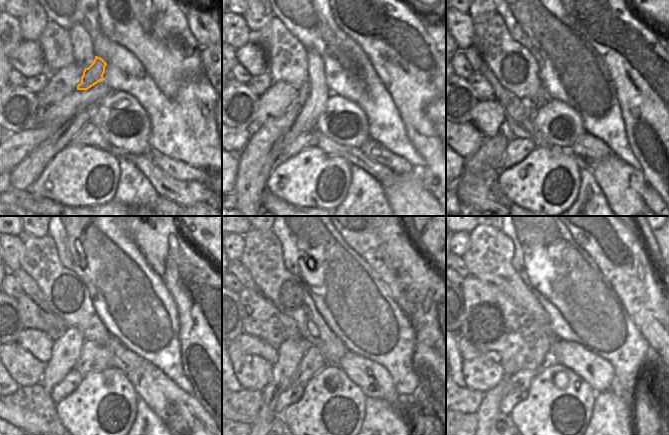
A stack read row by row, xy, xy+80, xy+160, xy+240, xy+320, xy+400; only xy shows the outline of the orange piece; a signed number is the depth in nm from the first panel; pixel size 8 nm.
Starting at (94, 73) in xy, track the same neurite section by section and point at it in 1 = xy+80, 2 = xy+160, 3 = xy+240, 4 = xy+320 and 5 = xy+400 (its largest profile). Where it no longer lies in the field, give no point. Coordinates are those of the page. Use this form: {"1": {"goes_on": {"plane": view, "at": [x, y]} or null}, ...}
{"1": {"goes_on": {"plane": "xy+80", "at": [302, 93]}}, "2": {"goes_on": {"plane": "xy+160", "at": [528, 110]}}, "3": {"goes_on": {"plane": "xy+240", "at": [66, 350]}}, "4": {"goes_on": {"plane": "xy+320", "at": [290, 354]}}, "5": {"goes_on": {"plane": "xy+400", "at": [489, 408]}}}

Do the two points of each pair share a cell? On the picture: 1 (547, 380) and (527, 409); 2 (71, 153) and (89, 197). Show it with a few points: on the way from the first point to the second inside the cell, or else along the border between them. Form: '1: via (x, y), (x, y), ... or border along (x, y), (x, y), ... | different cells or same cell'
1: via (547, 387), (534, 402) | same cell
2: via (73, 164), (74, 170), (84, 180), (84, 186) | same cell

